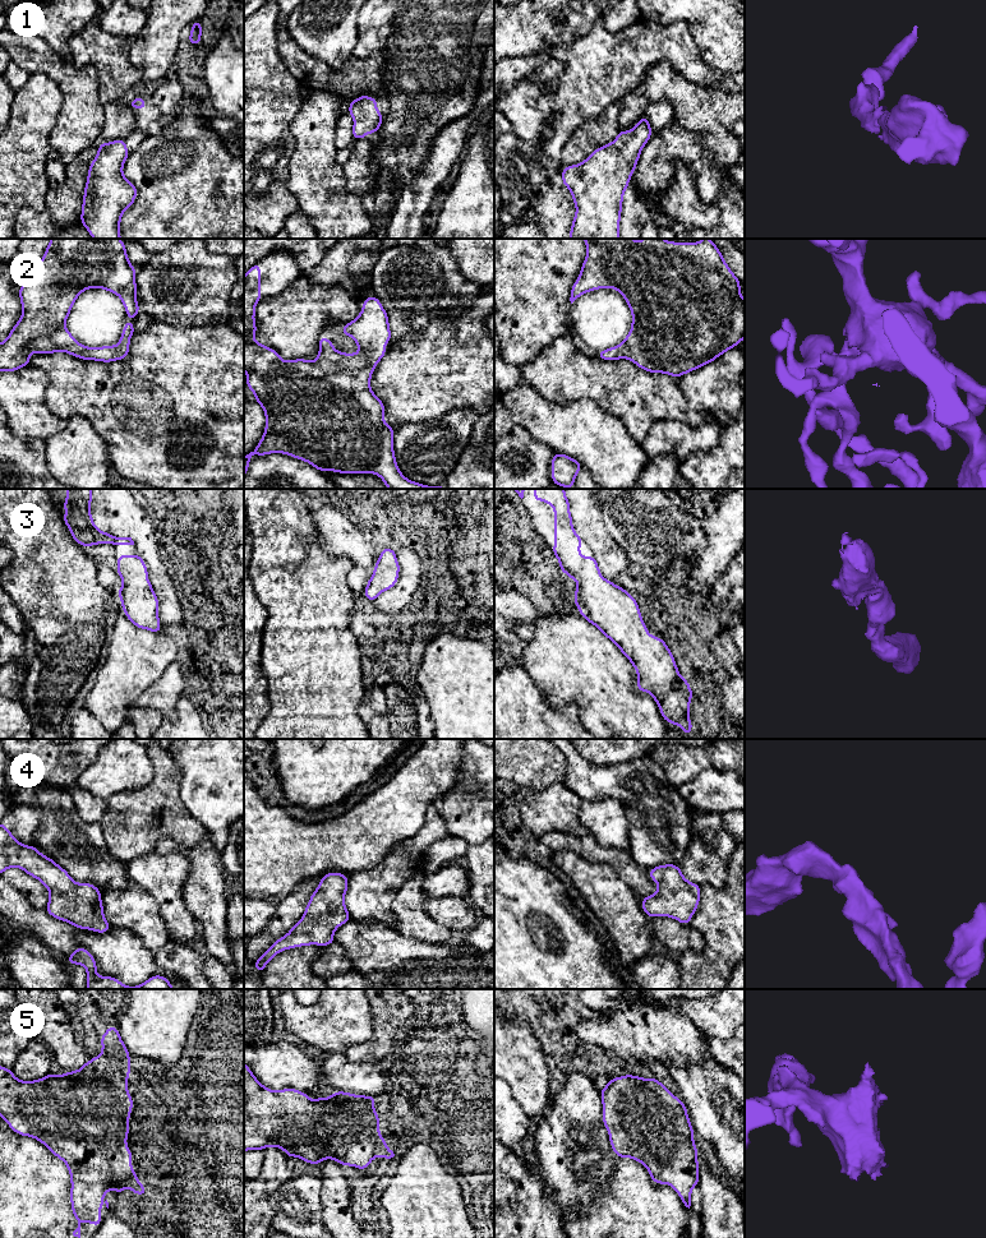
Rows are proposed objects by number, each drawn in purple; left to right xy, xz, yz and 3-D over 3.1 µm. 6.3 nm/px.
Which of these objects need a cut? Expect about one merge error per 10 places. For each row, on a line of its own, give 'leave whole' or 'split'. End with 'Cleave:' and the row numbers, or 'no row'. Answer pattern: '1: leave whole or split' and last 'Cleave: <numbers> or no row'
1: leave whole
2: leave whole
3: leave whole
4: leave whole
5: leave whole
Cleave: no row

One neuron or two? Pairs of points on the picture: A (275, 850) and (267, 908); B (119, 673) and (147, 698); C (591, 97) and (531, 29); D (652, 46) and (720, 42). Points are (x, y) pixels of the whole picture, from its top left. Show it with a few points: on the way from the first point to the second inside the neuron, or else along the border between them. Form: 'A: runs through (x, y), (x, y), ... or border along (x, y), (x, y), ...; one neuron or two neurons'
A: border along (271, 900), (275, 904), (275, 914), (261, 931); two neurons
B: border along (164, 671), (136, 702), (155, 708), (161, 716); two neurons
C: border along (581, 36), (568, 44), (560, 44), (553, 47); two neurons
D: border along (678, 19), (689, 26), (703, 59), (713, 69); two neurons

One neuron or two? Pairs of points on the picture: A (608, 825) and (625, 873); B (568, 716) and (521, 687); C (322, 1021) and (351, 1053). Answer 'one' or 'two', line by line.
A: two
B: one
C: two

